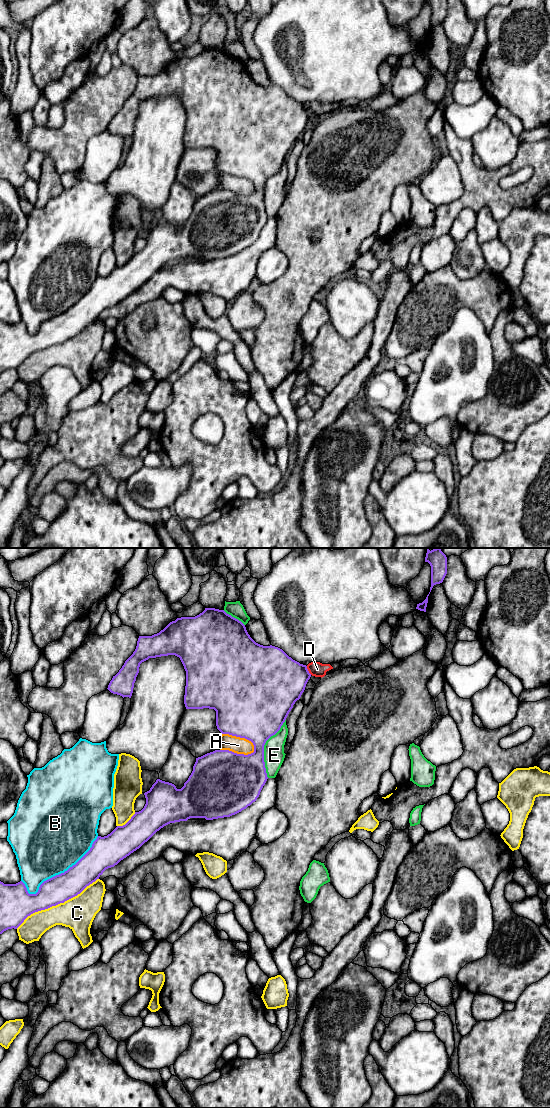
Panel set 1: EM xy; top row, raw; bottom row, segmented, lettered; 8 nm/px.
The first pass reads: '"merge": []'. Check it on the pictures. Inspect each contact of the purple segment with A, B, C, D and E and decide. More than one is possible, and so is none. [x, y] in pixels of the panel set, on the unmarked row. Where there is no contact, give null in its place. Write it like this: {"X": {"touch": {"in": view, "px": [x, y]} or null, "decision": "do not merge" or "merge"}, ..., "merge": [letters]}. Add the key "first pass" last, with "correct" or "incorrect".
{"A": {"touch": {"in": "xy", "px": [241, 177]}, "decision": "do not merge"}, "B": {"touch": {"in": "xy", "px": [64, 312]}, "decision": "do not merge"}, "C": {"touch": {"in": "xy", "px": [57, 344]}, "decision": "do not merge"}, "D": {"touch": {"in": "xy", "px": [307, 110]}, "decision": "do not merge"}, "E": {"touch": {"in": "xy", "px": [263, 188]}, "decision": "do not merge"}, "merge": [], "first pass": "correct"}

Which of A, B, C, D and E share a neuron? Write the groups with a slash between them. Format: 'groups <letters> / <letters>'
groups A / B / C / D / E

